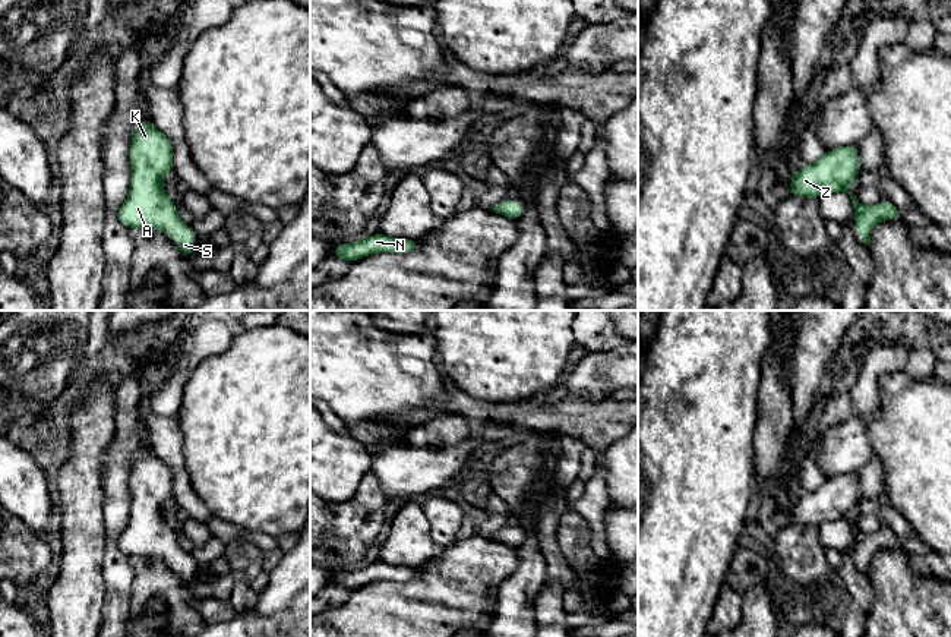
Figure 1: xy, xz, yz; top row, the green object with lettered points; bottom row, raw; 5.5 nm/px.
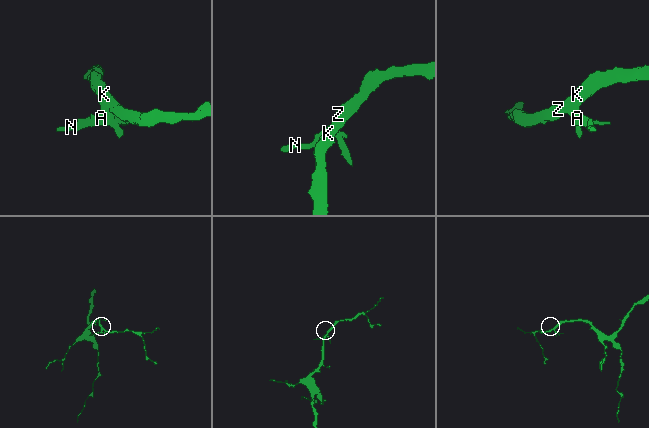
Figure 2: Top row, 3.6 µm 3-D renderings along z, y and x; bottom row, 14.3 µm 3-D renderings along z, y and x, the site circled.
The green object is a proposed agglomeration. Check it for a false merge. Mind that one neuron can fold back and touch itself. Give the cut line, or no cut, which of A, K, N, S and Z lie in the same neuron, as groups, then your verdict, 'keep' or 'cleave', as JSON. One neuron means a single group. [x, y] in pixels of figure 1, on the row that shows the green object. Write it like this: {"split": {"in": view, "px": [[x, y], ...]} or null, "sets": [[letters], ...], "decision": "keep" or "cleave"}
{"split": null, "sets": [["A", "K", "N", "S", "Z"]], "decision": "keep"}

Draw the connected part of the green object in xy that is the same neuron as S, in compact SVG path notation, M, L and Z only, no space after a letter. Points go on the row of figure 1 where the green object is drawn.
M145 117L133 130L129 158L132 186L117 209L119 221L130 230L161 230L174 236L189 259L196 247L193 228L180 220L176 204L162 187L162 179L174 171L171 139Z

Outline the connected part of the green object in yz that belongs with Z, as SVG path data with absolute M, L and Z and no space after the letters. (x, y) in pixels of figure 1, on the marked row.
M857 145L828 149L816 163L806 164L793 171L790 195L799 198L819 198L824 193L846 192L854 208L856 233L869 246L871 233L876 223L885 220L903 220L901 212L892 202L882 201L873 206L863 206L849 186L859 177Z

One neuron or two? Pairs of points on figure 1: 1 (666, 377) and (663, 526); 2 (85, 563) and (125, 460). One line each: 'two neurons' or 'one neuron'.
1: one neuron
2: two neurons

